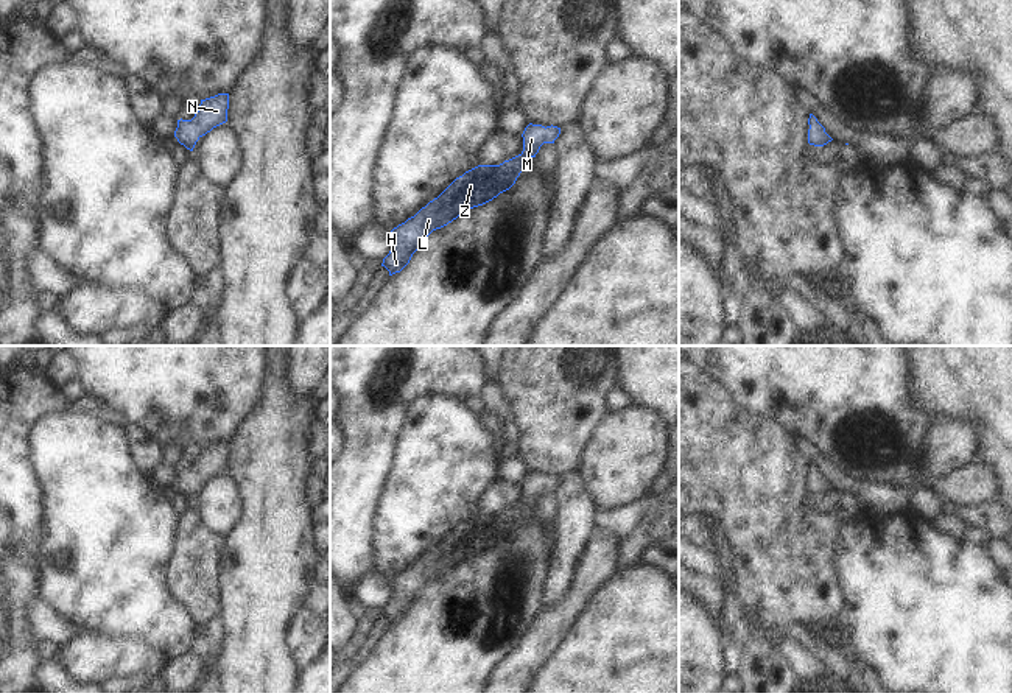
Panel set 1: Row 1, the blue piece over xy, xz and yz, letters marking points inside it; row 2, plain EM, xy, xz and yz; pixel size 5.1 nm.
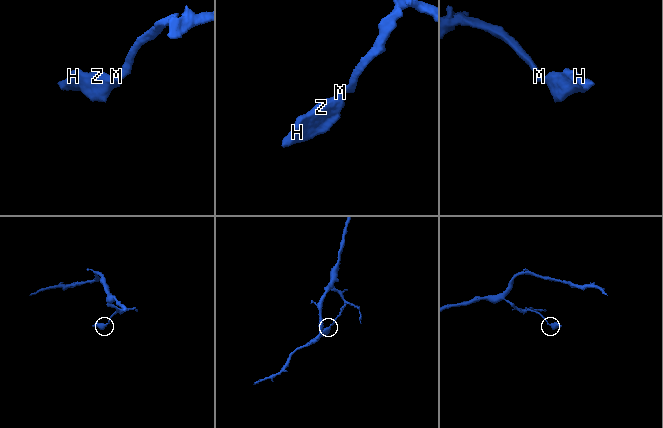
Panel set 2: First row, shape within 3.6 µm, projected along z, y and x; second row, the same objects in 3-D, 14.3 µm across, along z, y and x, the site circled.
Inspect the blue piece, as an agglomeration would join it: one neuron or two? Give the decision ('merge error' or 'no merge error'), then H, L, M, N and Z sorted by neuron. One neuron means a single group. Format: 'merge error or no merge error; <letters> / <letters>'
no merge error; H L M N Z

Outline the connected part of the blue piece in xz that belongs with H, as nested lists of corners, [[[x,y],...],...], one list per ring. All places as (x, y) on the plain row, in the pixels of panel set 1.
[[[529,472],[522,483],[523,500],[518,505],[500,514],[478,514],[456,526],[437,547],[391,579],[392,596],[381,615],[389,624],[400,621],[433,579],[509,539],[525,519],[526,509],[536,506],[543,492],[554,492],[559,483],[557,475]]]

